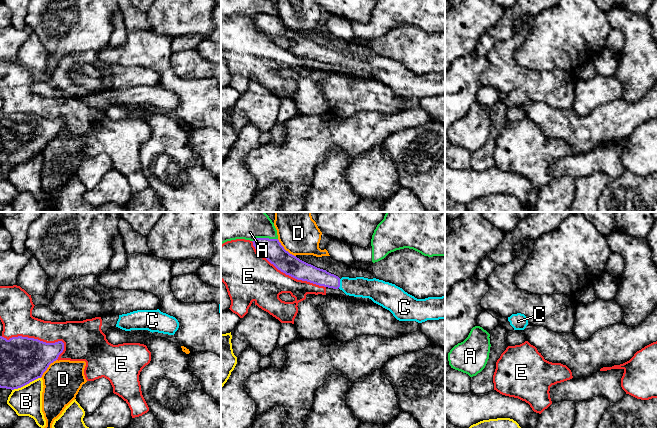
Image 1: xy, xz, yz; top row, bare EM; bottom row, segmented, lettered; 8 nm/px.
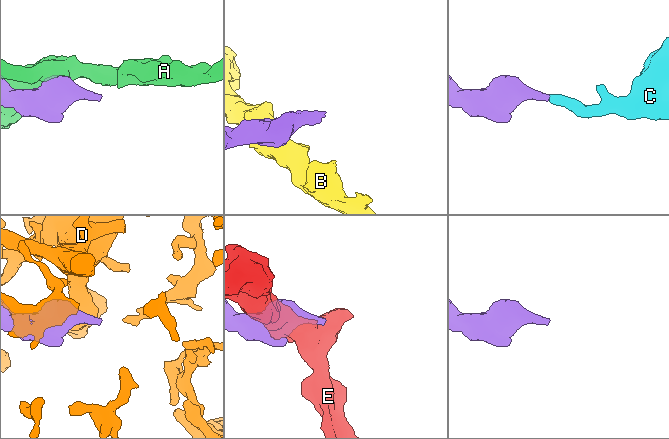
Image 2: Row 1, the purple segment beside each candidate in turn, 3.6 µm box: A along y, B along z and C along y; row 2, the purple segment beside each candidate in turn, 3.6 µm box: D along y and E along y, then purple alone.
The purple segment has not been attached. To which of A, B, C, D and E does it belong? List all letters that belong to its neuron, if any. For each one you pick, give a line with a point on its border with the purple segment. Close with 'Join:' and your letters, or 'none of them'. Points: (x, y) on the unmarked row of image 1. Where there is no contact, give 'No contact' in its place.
C: Touches purple at xz (339, 59)
Join: C

